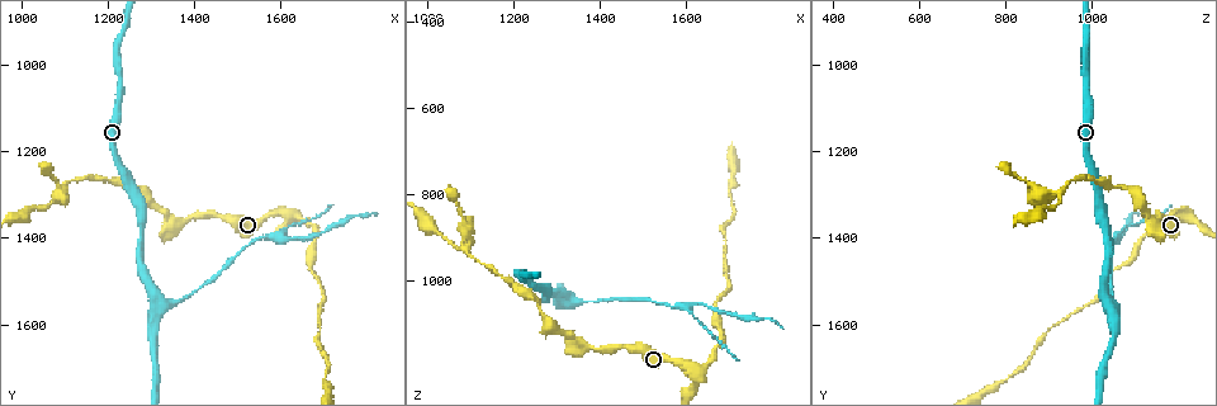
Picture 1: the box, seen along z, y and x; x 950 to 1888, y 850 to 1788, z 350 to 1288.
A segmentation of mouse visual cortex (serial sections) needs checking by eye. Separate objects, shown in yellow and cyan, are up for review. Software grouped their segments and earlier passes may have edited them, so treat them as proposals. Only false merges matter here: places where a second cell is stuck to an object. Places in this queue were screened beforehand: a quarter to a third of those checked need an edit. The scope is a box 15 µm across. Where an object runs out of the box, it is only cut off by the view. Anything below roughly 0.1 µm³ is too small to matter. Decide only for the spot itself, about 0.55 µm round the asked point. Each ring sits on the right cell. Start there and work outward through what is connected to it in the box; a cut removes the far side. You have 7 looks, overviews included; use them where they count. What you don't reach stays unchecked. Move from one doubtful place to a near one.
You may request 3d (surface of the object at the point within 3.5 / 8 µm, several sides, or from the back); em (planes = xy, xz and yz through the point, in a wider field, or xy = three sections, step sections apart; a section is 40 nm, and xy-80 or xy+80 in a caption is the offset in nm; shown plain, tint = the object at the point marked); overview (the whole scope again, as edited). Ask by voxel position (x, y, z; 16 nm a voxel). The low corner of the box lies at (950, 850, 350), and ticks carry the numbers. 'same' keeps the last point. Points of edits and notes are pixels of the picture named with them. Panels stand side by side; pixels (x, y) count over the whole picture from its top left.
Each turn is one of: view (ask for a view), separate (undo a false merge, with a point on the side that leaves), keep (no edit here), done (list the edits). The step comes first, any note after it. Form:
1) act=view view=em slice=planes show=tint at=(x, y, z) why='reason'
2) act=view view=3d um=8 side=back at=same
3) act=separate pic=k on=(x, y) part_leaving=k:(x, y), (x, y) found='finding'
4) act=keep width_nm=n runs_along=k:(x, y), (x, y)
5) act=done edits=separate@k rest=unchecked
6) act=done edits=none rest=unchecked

act=view view=3d um=3.5 at=(1360, 1365, 1145) why='a fork'

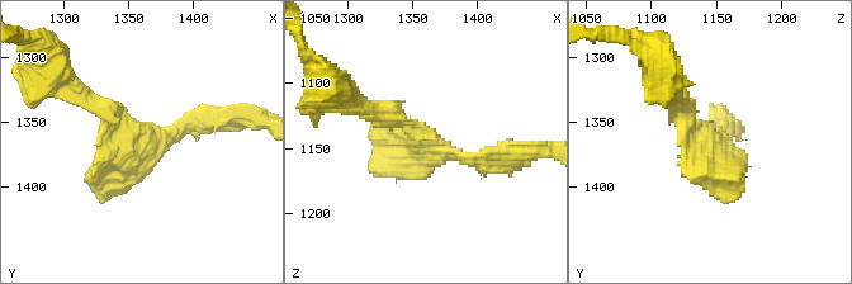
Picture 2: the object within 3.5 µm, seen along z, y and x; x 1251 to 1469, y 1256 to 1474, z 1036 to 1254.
act=view view=em slice=xy step=2 show=plain at=(1364, 1368, 1148) why='shape alone is not enough'

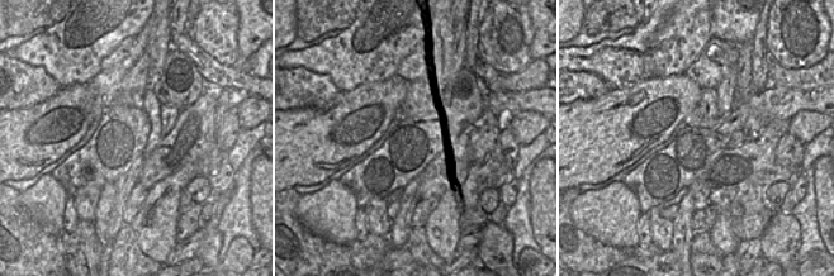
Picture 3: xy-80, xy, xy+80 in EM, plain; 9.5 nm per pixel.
act=view view=em slice=xy step=2 show=tint at=same

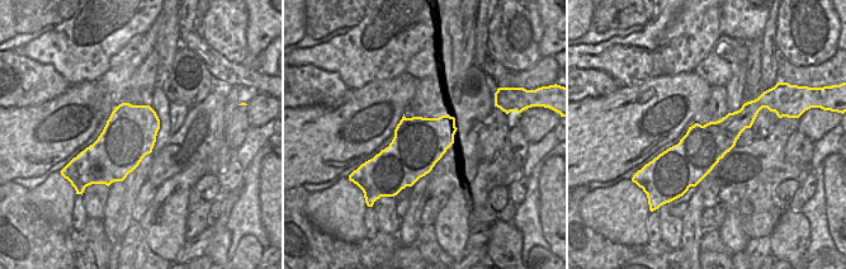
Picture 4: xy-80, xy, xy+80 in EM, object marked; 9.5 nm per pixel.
act=keep width_nm=500 runs_along=2:(502, 152), (464, 160), (370, 114) found='one cell here'

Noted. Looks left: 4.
act=view view=3d um=3.5 at=(1315, 1550, 1045) why='sharp bend'

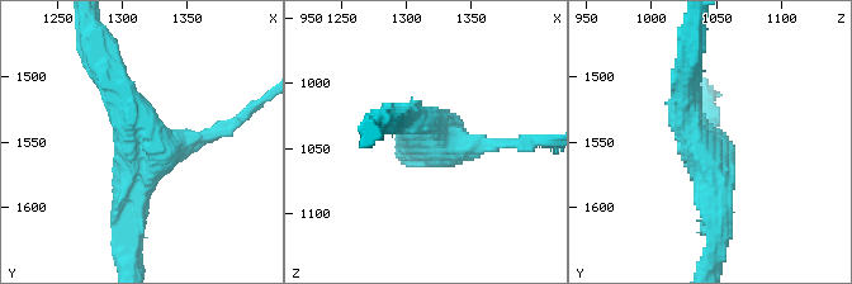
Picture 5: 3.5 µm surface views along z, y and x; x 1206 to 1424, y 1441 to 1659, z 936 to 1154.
act=view view=em slice=xy step=3 show=plain at=(1318, 1550, 1038) arms=3 arm_widths_nm=200,350,400

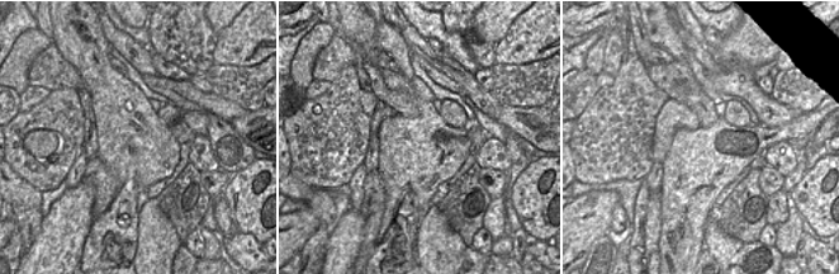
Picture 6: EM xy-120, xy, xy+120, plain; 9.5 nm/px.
act=view view=em slice=xy step=3 show=tint at=same

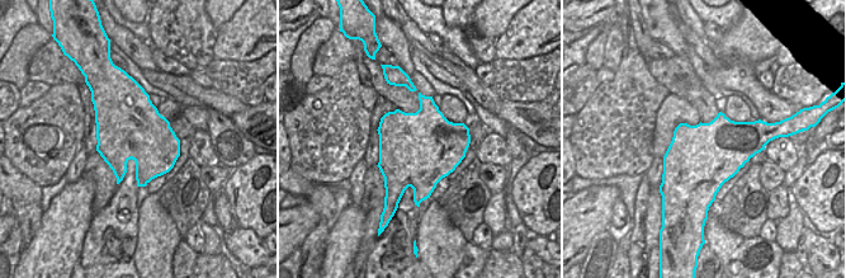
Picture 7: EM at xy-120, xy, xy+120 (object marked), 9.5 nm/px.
act=keep runs_along=5:(105, 72), (148, 146), (223, 131) found='one cell here'

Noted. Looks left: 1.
act=done edits=none rest=unchecked

